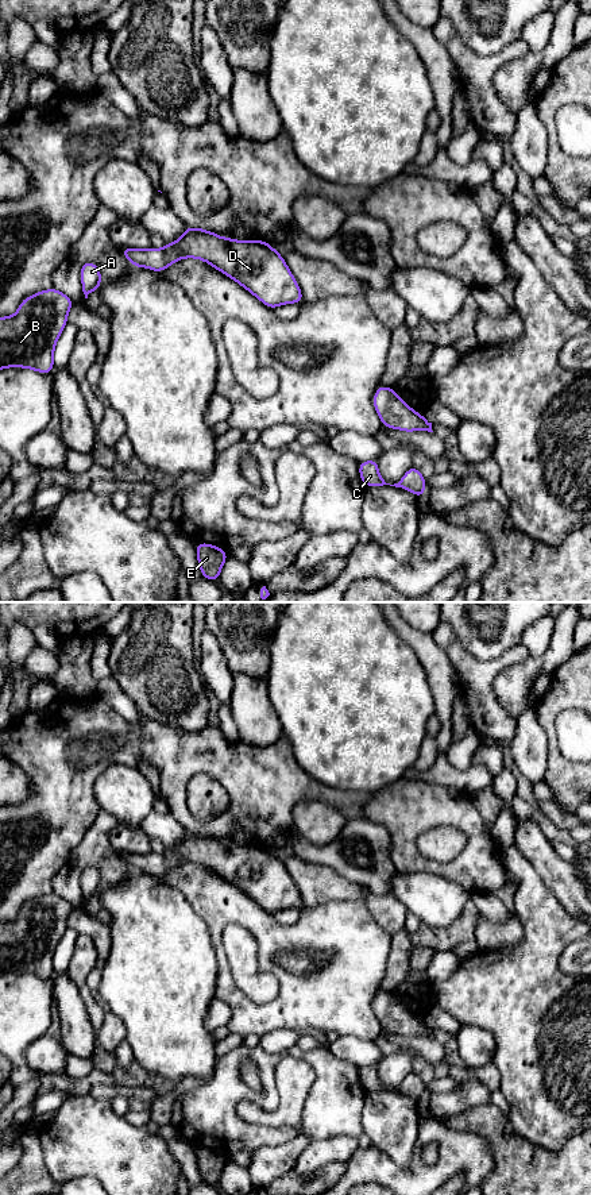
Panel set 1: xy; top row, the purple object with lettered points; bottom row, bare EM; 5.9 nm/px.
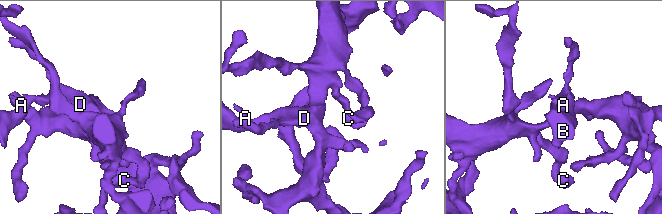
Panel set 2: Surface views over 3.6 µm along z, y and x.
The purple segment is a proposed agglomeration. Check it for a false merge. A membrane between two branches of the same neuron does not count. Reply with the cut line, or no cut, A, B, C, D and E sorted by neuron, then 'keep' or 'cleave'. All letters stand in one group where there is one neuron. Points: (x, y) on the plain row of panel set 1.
no cut | A B C D E | keep

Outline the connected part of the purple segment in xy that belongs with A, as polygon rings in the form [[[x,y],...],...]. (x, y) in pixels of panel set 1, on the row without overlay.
[[[94,867],[81,868],[81,888],[85,903],[92,897],[97,897],[101,891],[101,878]]]

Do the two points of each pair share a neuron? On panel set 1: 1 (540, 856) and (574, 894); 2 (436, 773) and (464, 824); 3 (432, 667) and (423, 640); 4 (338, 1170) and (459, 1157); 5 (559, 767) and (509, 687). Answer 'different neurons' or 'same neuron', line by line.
1: same neuron
2: different neurons
3: same neuron
4: different neurons
5: different neurons

